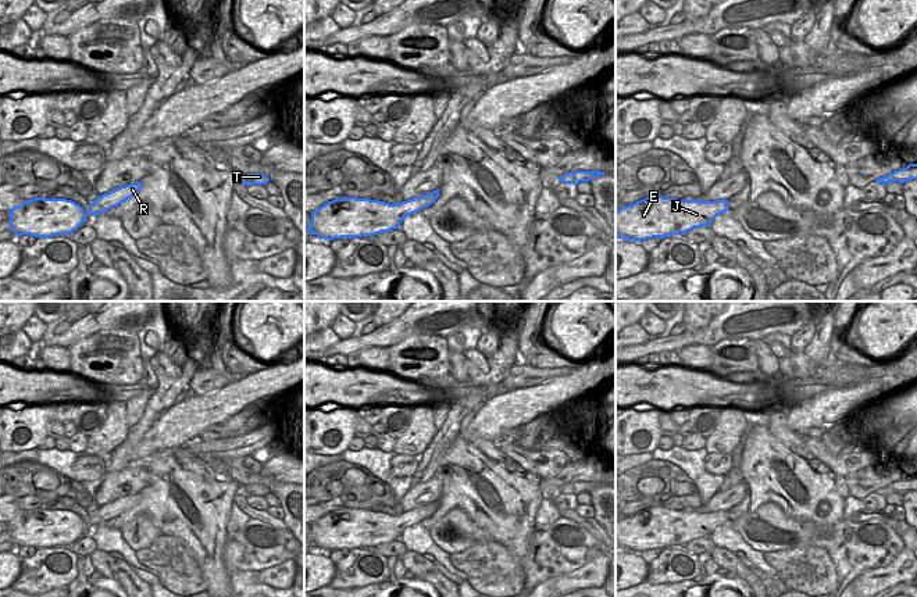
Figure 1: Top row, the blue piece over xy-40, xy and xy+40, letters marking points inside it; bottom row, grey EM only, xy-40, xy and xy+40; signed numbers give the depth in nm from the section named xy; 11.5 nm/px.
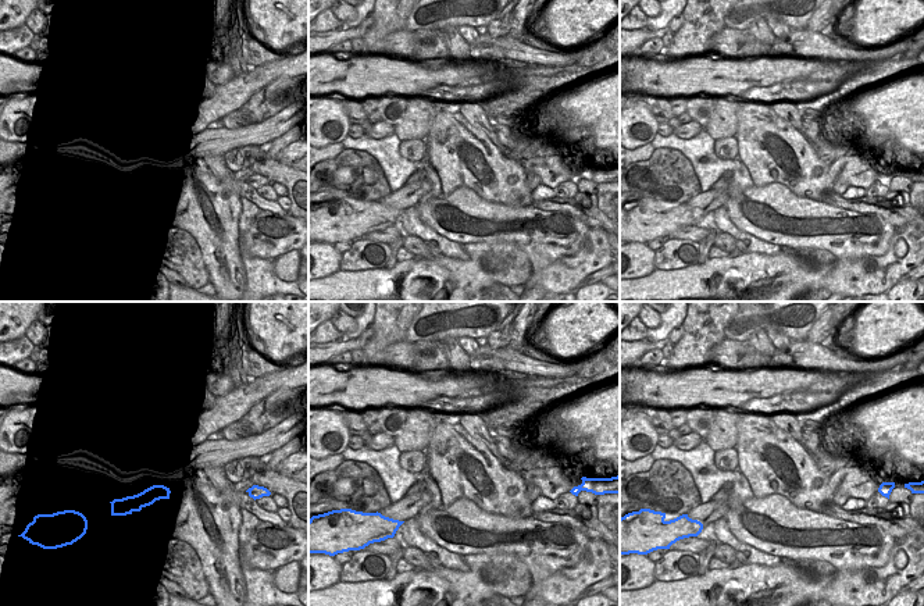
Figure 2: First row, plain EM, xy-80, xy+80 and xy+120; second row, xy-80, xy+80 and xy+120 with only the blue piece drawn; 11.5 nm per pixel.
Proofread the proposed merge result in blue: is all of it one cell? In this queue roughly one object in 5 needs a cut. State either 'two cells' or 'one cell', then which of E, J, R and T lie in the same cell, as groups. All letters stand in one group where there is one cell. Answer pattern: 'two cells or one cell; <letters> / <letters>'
one cell; E J R T

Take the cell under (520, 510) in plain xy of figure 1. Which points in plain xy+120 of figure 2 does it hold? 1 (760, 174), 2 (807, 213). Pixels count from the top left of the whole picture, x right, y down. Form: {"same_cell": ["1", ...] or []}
{"same_cell": ["1"]}

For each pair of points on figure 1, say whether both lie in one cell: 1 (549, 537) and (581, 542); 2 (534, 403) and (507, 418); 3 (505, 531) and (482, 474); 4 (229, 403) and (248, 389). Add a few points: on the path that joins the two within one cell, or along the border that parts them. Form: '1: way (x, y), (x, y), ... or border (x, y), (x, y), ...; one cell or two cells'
1: way (557, 542), (573, 542); one cell
2: way (527, 404), (520, 406), (514, 411); one cell
3: way (505, 517), (505, 510), (482, 488); one cell
4: way (234, 399), (243, 392); one cell

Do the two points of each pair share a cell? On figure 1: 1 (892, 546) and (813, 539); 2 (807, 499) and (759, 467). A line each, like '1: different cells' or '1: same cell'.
1: same cell
2: same cell

